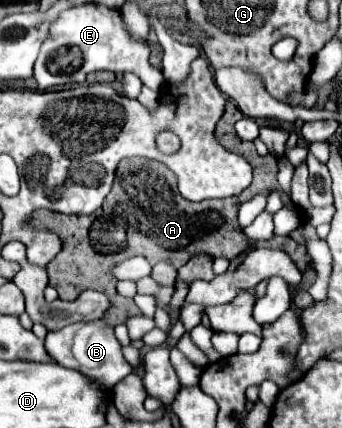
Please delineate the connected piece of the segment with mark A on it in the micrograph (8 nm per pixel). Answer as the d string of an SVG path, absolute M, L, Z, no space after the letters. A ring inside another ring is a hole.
M227 101L227 111L225 111L225 117L221 117L221 121L217 123L215 127L215 139L229 151L245 157L249 161L249 165L253 167L253 183L247 187L247 191L243 191L241 195L235 195L235 197L227 197L227 199L207 199L207 201L201 201L201 203L191 203L191 201L185 201L181 197L181 193L177 193L177 177L161 163L157 161L149 161L149 159L143 159L143 157L133 157L133 159L123 159L117 167L117 173L115 173L115 181L113 181L113 189L109 193L109 197L103 201L103 207L97 209L97 213L91 213L91 215L61 215L61 213L55 213L55 211L45 211L45 209L37 209L31 213L31 225L35 229L43 229L43 231L53 231L55 235L59 235L61 243L63 243L63 249L61 253L57 253L57 257L47 265L47 273L49 273L49 285L55 287L59 291L59 299L63 301L75 301L85 289L95 289L95 291L101 291L107 295L111 307L109 311L105 311L105 315L101 317L107 325L115 327L119 323L123 323L125 319L117 317L115 315L125 315L125 311L115 311L113 305L123 305L121 309L125 309L127 301L125 299L117 299L117 279L113 277L111 269L119 263L119 261L125 261L129 257L135 257L135 255L143 255L149 263L159 263L159 261L171 261L171 265L175 269L183 267L193 255L197 253L207 253L211 257L227 257L229 261L235 259L237 255L241 255L243 251L249 249L249 239L247 235L243 233L243 229L239 227L237 223L237 209L239 209L239 203L241 201L249 201L253 195L257 193L269 193L271 189L277 187L277 159L271 157L271 155L265 155L265 157L259 157L259 153L255 151L255 145L253 143L247 143L247 141L241 141L233 129L233 125L243 117L243 113L237 109L237 105L233 101ZM117 233L125 235L125 243L127 245L125 249L121 251L115 251L117 245L121 245L121 239L115 239Z

